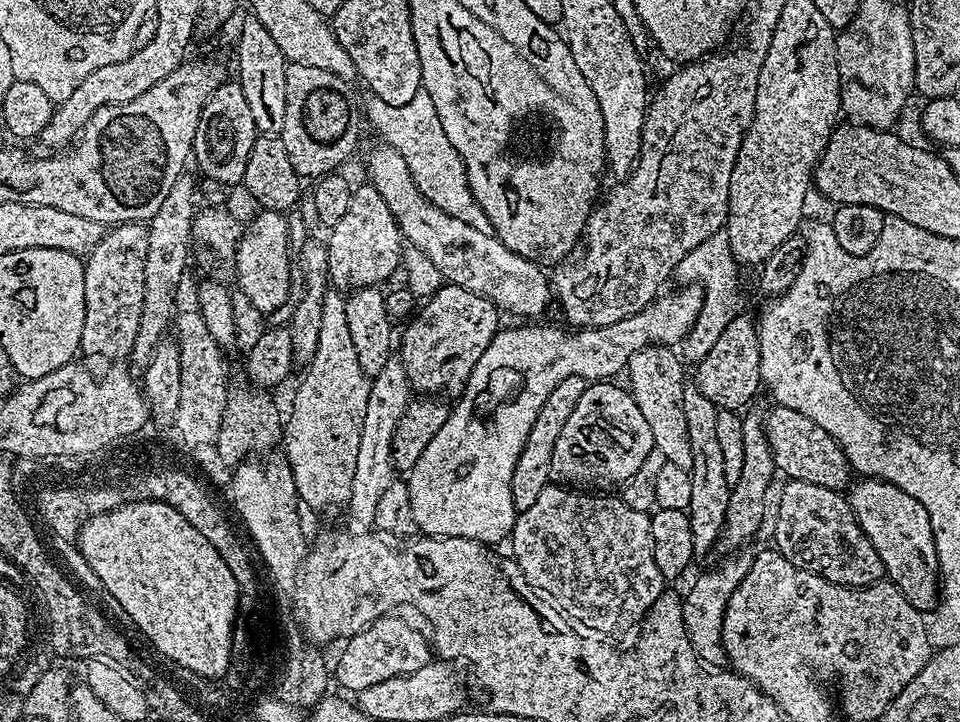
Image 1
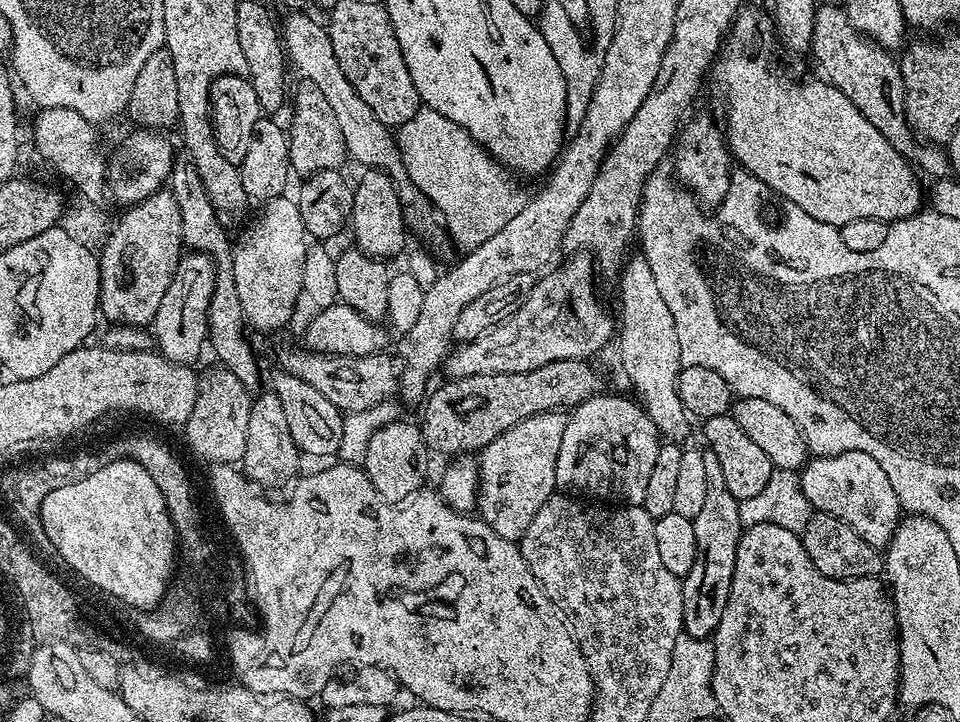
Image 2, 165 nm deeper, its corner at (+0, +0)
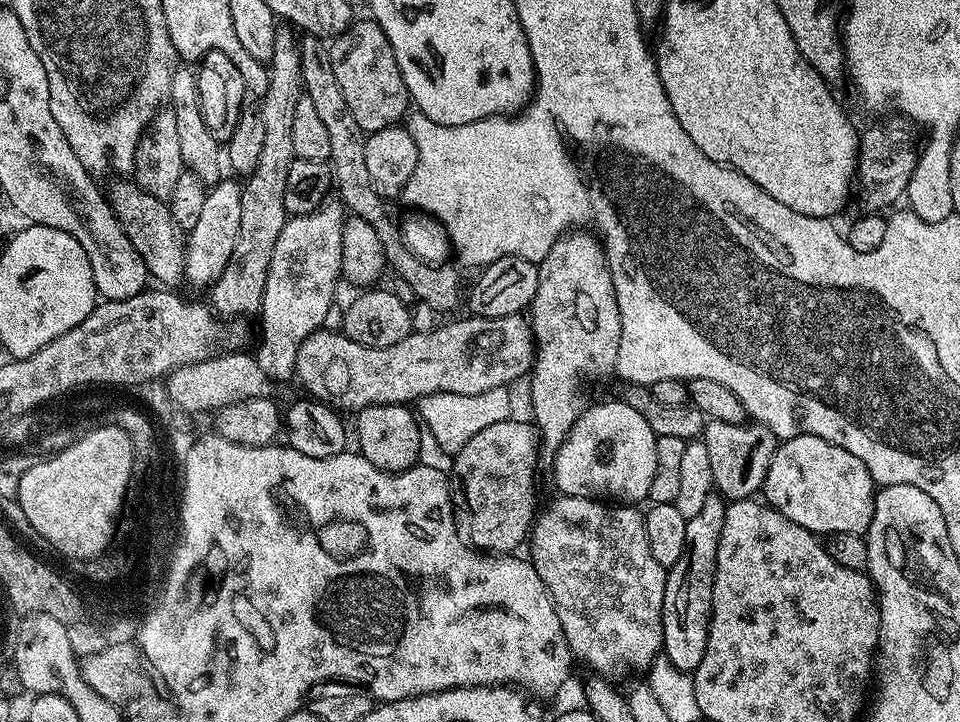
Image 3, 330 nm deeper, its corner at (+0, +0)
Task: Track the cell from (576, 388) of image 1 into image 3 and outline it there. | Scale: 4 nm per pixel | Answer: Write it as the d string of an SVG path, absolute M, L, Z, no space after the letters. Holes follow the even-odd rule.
M509 418L502 422L494 422L494 426L486 426L486 430L478 430L478 434L474 434L474 438L470 438L470 442L462 446L462 450L454 453L453 460L456 461L452 464L452 472L450 468L450 476L454 481L454 504L459 509L458 516L467 539L485 554L515 553L516 547L523 540L525 543L529 539L534 515L538 510L536 464L541 463L540 437L535 427L527 419L524 420Z

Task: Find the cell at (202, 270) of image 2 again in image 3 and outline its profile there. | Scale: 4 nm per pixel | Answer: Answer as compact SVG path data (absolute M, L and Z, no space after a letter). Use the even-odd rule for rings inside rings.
M221 178L206 191L206 203L198 213L198 222L187 229L184 246L184 284L192 288L211 289L212 283L226 270L230 254L234 254L234 245L238 242L238 226L242 226L241 181L236 178Z

